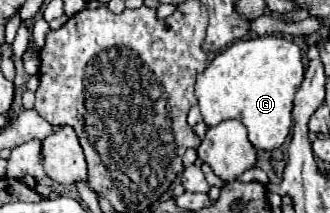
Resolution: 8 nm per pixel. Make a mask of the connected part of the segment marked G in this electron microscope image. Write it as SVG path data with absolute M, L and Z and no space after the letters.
M280 35L240 39L220 51L204 73L196 79L196 99L202 119L214 127L226 119L238 119L248 129L248 139L256 149L270 151L282 147L292 127L292 101L304 81L304 61L300 47Z

